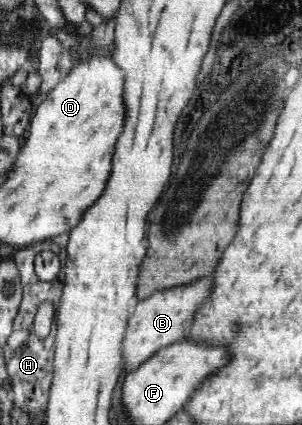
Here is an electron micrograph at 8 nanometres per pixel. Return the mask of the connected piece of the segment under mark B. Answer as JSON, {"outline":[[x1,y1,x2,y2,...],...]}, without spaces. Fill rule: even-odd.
{"outline":[[213,273,198,279,195,283,178,285,174,288,158,291,147,299,135,301,133,314,125,327,125,338,122,340,122,361,124,371,134,371,158,351,181,340,194,322,194,313,198,305,210,297,214,289]]}

